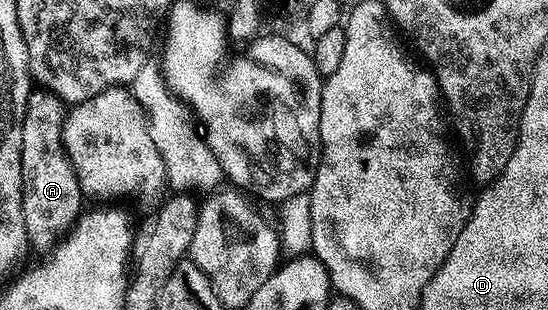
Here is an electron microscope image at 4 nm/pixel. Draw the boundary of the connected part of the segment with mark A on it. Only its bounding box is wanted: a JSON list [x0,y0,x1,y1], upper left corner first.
[20,90,84,247]

